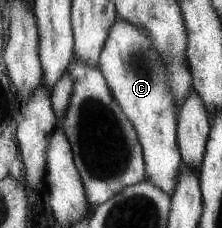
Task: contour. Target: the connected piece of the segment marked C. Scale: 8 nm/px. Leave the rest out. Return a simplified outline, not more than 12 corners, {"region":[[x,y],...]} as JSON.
{"region":[[114,19],[96,67],[171,196],[174,98],[150,37]]}

